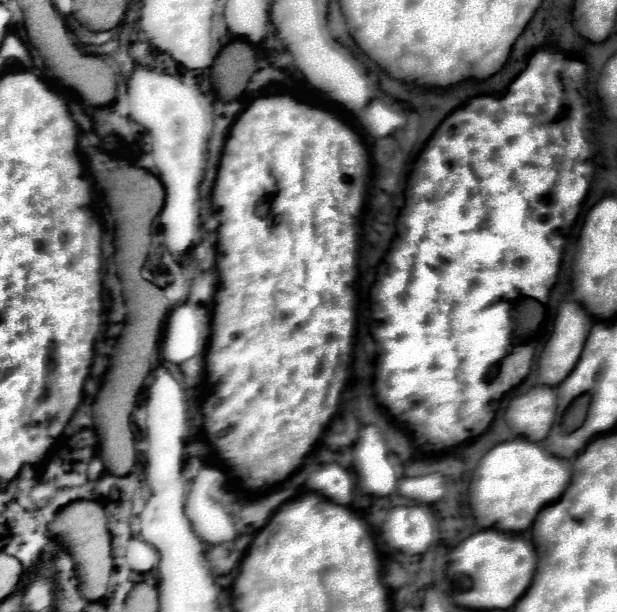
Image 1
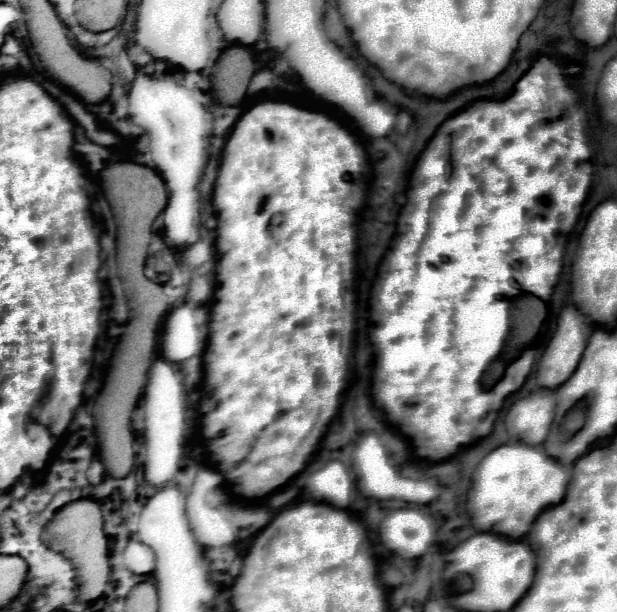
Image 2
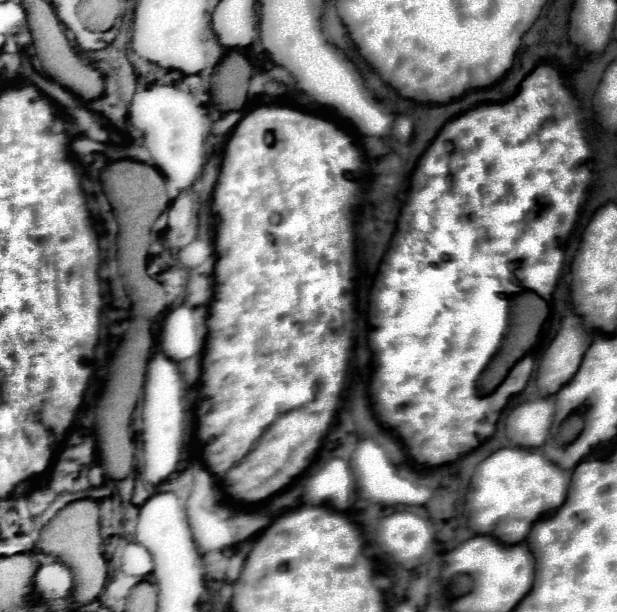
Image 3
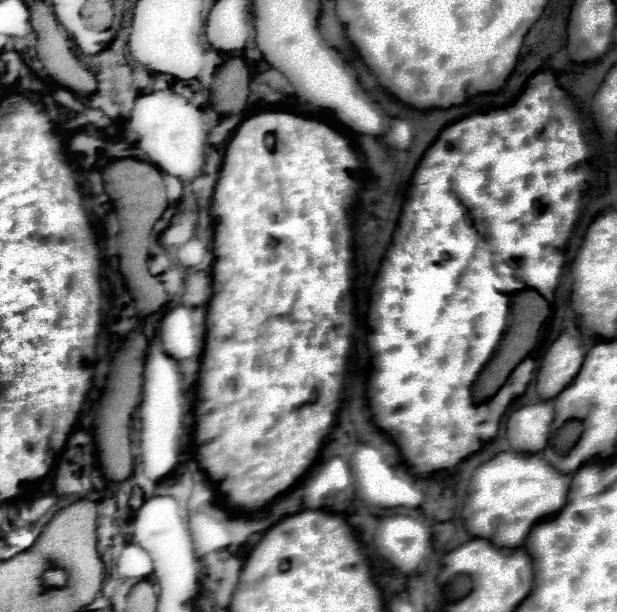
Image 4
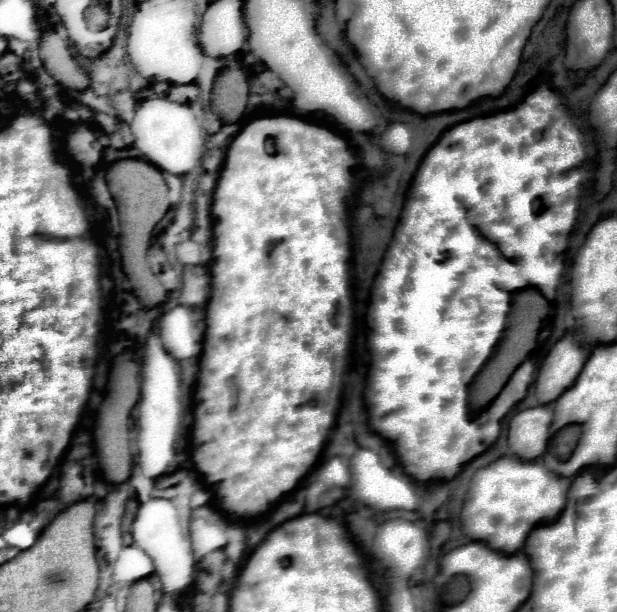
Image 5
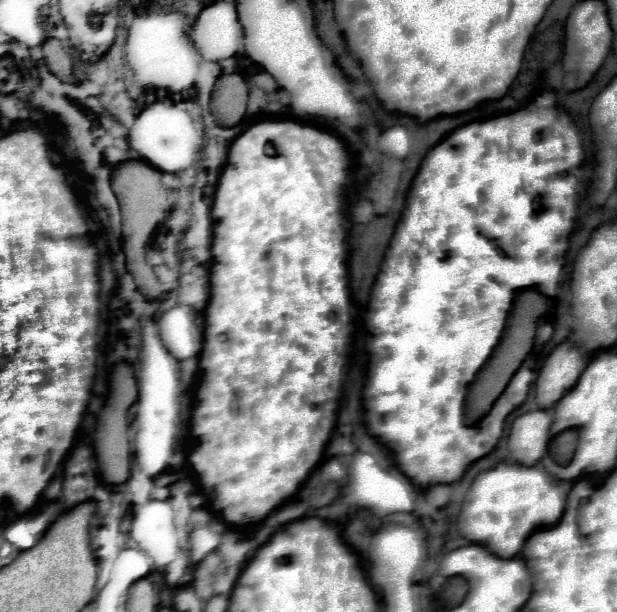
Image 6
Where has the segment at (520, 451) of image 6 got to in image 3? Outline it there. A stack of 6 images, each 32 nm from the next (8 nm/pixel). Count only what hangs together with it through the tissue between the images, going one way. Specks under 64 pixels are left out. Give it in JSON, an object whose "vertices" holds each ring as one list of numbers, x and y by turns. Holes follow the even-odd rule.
{"vertices":[[554,396,516,406,506,418,506,436,512,444,542,448,554,416]]}

